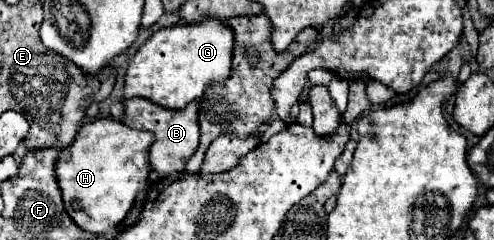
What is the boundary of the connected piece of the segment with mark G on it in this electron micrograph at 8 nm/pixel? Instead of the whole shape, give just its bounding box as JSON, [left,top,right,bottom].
[124,17,234,109]

